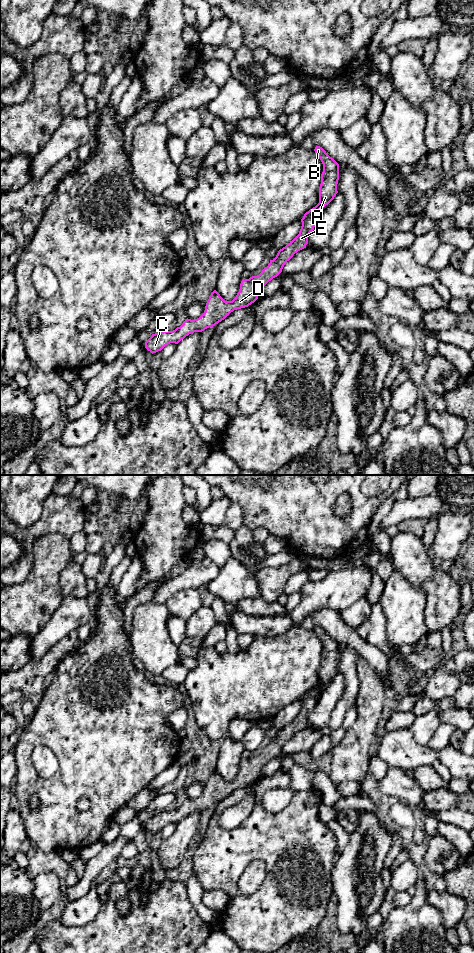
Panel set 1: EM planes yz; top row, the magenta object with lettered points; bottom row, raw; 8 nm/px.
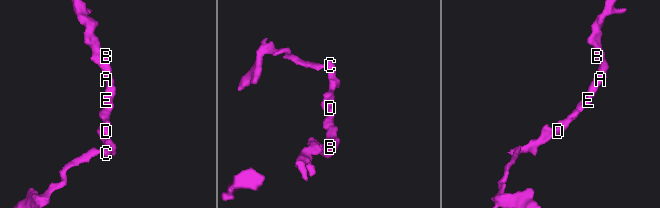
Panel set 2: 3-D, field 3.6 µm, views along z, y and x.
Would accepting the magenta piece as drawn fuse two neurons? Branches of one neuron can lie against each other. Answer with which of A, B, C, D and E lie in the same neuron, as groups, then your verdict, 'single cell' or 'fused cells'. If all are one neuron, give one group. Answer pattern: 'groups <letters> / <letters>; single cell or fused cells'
groups A B C D E; single cell

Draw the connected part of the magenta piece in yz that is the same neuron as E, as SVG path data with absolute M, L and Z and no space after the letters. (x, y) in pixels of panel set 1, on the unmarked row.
M316 626L314 629L323 644L321 664L319 667L319 683L306 692L301 699L302 706L299 714L285 727L280 729L273 740L257 756L241 761L239 772L232 781L225 781L214 770L205 786L205 792L197 799L186 799L180 807L173 811L163 811L152 814L145 822L145 828L152 834L161 831L170 823L178 824L182 819L194 812L202 812L224 800L231 792L245 788L254 783L262 768L273 758L277 757L295 733L306 728L308 716L320 697L320 690L328 685L338 673L339 644L326 631Z

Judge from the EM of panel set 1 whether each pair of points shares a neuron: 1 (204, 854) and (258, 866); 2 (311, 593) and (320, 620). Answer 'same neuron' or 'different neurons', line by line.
1: different neurons
2: different neurons

